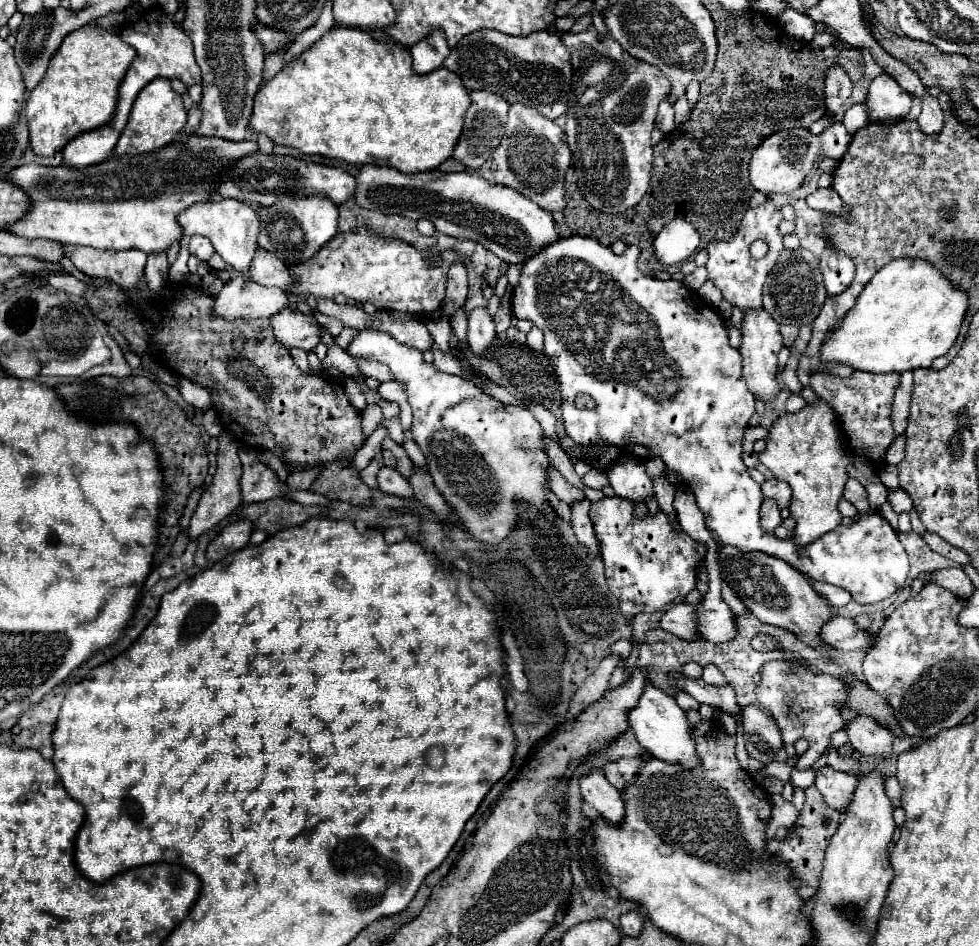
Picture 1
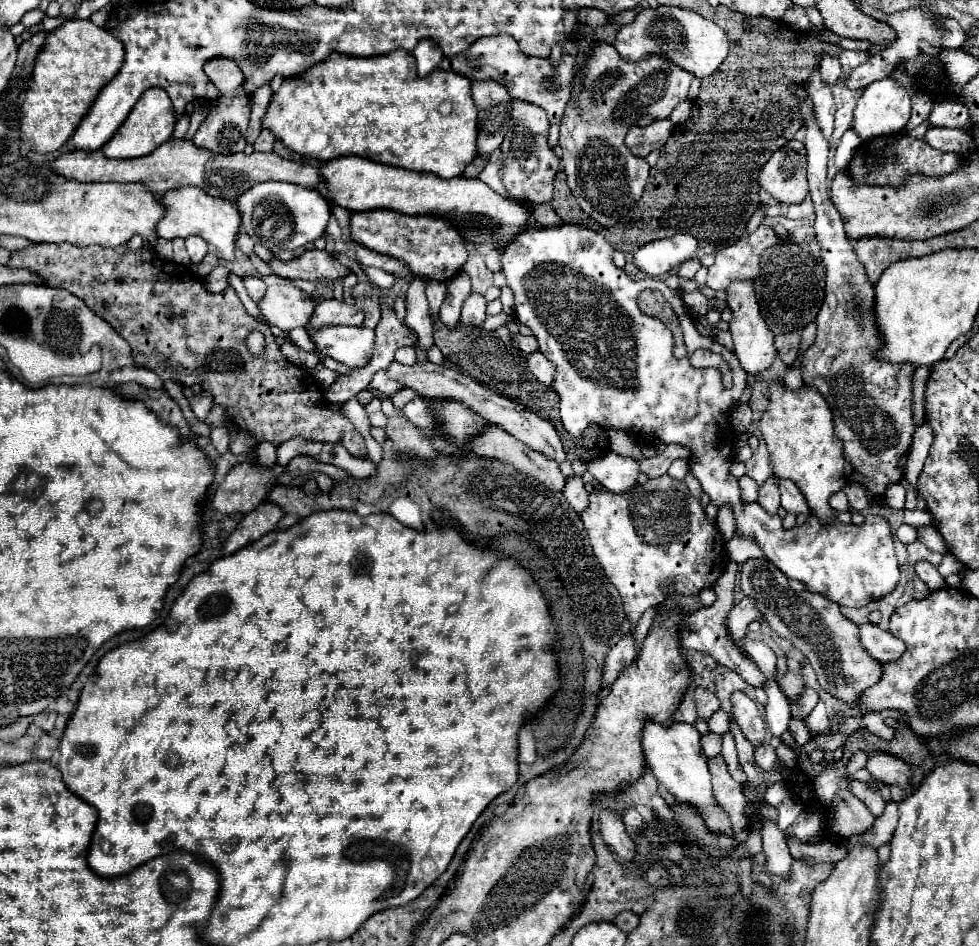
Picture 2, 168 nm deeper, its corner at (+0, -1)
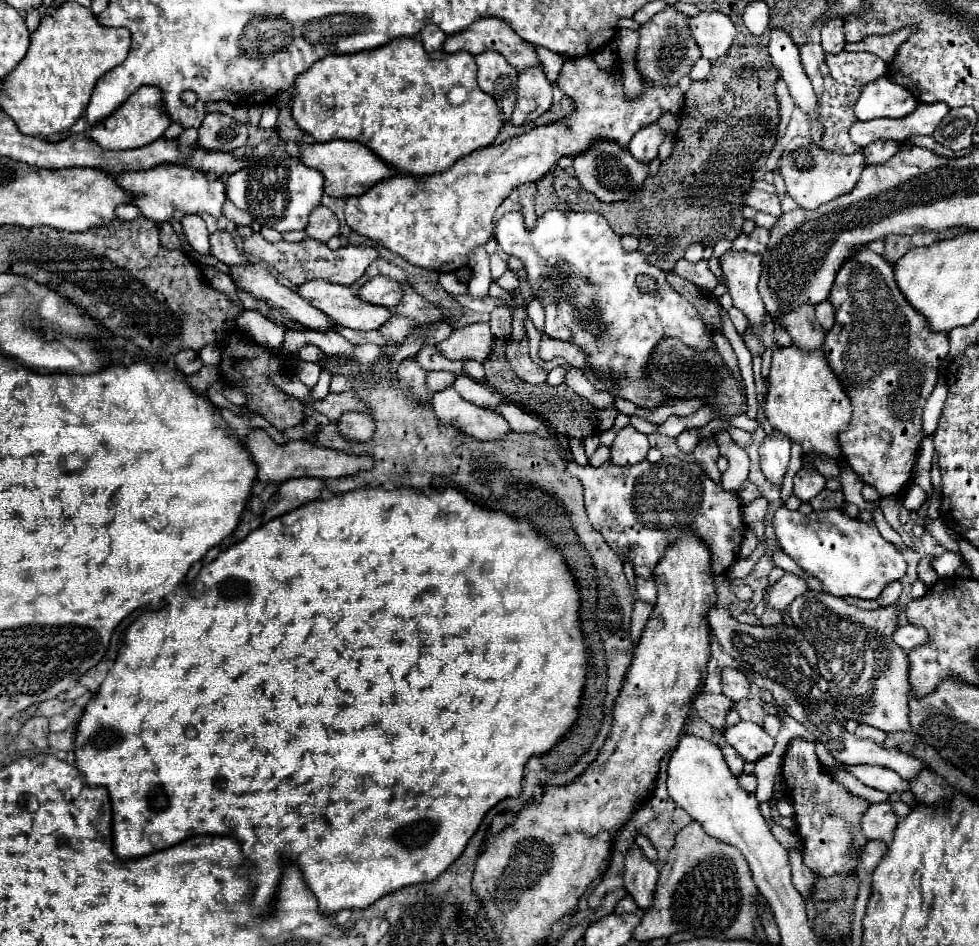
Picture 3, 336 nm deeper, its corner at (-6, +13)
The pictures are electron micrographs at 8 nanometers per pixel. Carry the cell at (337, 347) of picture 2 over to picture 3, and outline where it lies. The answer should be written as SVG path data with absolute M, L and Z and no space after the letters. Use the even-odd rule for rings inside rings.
M251 259L251 265L247 265L247 267L231 267L231 277L233 277L233 283L235 285L243 287L245 291L249 291L253 297L267 301L269 307L271 309L277 309L277 313L283 315L285 319L297 321L297 323L305 325L307 329L313 329L313 331L319 331L319 333L335 331L335 323L331 321L329 315L325 315L325 313L321 313L321 309L315 309L313 305L309 305L309 301L305 301L303 297L299 297L293 289L277 283L275 277L271 277L269 271L257 259Z

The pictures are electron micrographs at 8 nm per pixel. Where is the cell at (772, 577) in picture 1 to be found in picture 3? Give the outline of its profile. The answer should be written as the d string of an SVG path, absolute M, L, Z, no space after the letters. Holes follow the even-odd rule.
M807 591L789 607L791 621L801 629L819 657L819 673L827 679L829 693L837 701L843 717L867 723L885 733L911 729L907 719L909 659L891 637L897 627L897 611L899 605L865 611L825 591Z

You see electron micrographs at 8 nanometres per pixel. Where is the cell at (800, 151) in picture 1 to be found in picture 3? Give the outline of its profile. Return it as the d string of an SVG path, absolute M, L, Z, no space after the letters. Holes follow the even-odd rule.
M807 139L789 141L781 155L781 177L787 185L787 193L805 209L817 209L821 203L849 193L865 167L863 151L855 151L851 155L835 155L817 145L811 145Z

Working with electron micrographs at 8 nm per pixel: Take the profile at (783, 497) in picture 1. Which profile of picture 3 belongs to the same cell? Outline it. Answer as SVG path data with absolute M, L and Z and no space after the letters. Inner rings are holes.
M799 469L797 475L795 475L795 489L793 489L793 493L801 501L811 501L823 487L825 487L825 479L817 471Z

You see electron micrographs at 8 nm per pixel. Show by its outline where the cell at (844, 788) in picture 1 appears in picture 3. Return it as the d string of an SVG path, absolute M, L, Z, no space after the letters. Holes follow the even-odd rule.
M869 803L867 811L861 815L861 831L869 839L879 839L889 845L893 839L893 831L897 825L897 815L893 813L891 805L885 803Z

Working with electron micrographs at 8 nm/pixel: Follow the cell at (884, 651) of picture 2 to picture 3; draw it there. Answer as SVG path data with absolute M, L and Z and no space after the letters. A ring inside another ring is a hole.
M899 625L899 627L895 629L895 633L893 633L893 641L895 641L901 649L909 651L909 649L913 649L913 647L917 647L917 645L923 645L923 643L927 641L927 633L925 633L925 629L921 629L921 627Z

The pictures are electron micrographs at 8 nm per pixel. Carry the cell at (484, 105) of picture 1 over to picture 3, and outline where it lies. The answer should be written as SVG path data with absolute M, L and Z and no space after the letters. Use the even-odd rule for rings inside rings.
M485 51L477 55L475 61L479 67L477 71L479 87L497 101L503 119L509 121L517 101L515 85L517 85L519 73L497 51Z

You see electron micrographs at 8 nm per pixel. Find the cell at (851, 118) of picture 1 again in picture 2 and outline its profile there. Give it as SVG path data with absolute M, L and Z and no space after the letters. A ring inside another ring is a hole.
M849 129L847 131L847 135L843 135L841 137L841 141L839 141L839 145L837 145L837 153L835 153L835 165L843 171L845 167L847 167L847 163L853 159L853 155L855 155L855 151L857 151L857 147L861 145L861 137L853 131L853 129Z

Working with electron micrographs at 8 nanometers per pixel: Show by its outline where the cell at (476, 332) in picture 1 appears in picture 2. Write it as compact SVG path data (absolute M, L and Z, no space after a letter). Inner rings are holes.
M471 291L469 297L463 303L463 309L461 309L461 323L465 327L479 327L479 325L483 325L485 317L487 317L485 315L485 305L487 305L485 297L481 293Z

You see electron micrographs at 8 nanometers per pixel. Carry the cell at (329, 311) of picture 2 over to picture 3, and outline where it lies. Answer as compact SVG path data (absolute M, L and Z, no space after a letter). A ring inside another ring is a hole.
M379 275L359 287L359 299L373 303L373 305L395 307L401 299L401 287L395 281Z

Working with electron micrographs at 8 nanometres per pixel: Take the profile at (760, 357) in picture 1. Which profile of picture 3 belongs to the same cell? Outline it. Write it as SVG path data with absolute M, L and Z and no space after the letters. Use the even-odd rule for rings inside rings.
M725 253L721 259L725 281L733 297L733 305L743 311L753 327L765 325L765 305L757 285L761 275L761 257L749 253Z

